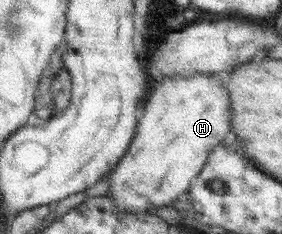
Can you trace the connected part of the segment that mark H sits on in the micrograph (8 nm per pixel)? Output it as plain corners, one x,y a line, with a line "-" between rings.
200,73
200,75
192,76
174,76
171,78
166,78
161,84
154,85
152,93
148,96
148,101
145,104
145,114
141,117
141,122
139,123
139,134
136,136
135,142
132,144
131,150
128,155
124,157
123,161
119,163
119,166
110,173
110,177
113,179
113,190
111,195
116,199
117,204
121,210
126,210
127,212
151,212
152,214
157,214
157,209
164,206
172,206
178,199
184,199
189,197
190,191
193,188
193,183
195,179
204,171
207,166
209,159
213,155
213,151
216,147
222,145
224,139
228,139
228,135
234,131
234,115
232,107
232,95
231,91
228,91
228,86
222,83
220,79
216,81
216,75
208,75
208,73

